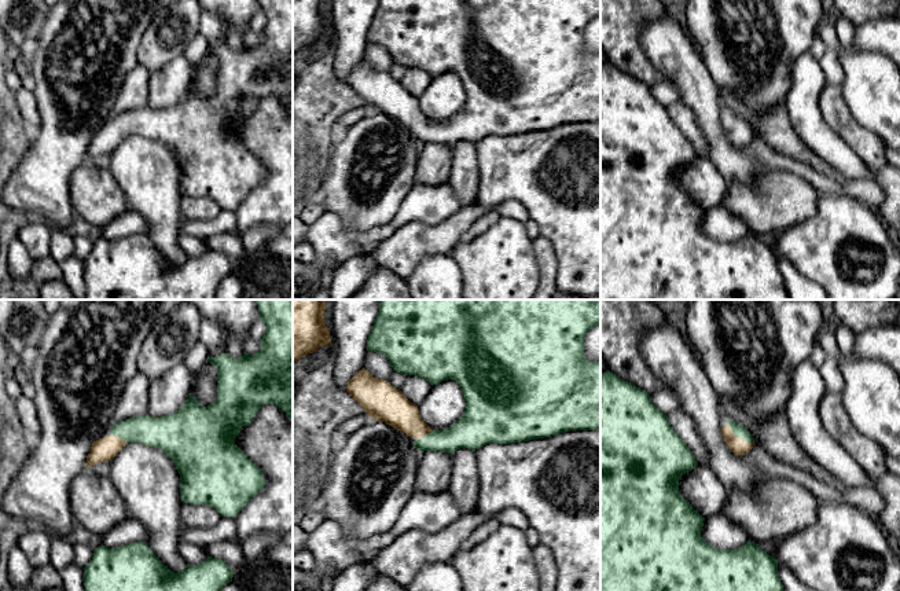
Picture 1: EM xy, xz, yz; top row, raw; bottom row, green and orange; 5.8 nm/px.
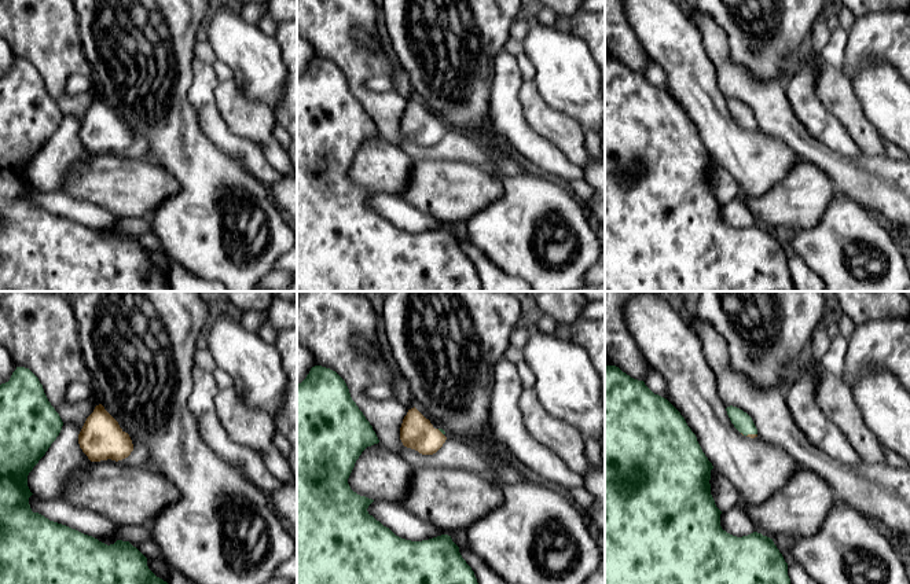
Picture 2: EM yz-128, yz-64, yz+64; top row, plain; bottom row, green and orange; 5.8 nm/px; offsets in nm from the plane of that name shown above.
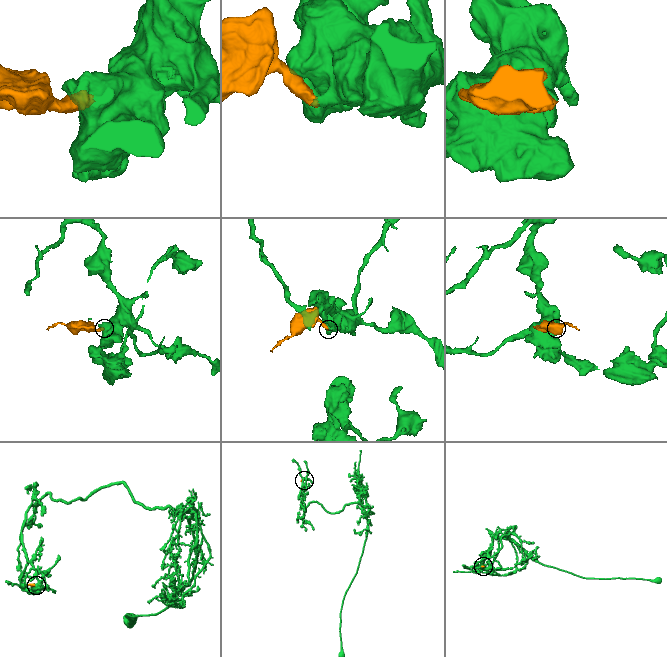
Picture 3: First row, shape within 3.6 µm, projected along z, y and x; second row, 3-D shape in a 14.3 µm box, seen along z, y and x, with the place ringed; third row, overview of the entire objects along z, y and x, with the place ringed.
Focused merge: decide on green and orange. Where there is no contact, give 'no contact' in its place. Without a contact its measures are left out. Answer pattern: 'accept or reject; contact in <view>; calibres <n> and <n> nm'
accept; contact in yz; calibres 70 and 100 nm

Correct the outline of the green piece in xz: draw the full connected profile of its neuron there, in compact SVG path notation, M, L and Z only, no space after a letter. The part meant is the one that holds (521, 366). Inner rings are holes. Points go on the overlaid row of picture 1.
M378 300L379 312L367 339L367 350L382 353L387 357L393 371L405 375L416 375L433 385L452 379L459 383L466 399L466 410L460 419L444 430L431 430L425 423L418 411L418 405L411 403L400 389L396 389L389 381L372 377L364 367L348 382L346 392L365 410L372 419L404 432L414 437L414 447L420 452L438 451L453 454L460 448L478 449L486 444L513 444L529 441L532 438L544 438L570 430L595 430L600 427L600 361L588 361L584 353L584 339L587 333L600 326L600 300Z

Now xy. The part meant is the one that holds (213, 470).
M254 300L260 320L267 326L261 349L239 359L228 353L207 357L218 371L217 400L203 407L188 396L175 414L155 418L150 414L113 425L111 434L92 443L87 456L88 469L113 458L128 444L139 443L162 449L180 474L181 502L207 504L223 517L235 517L265 485L262 471L235 444L240 427L250 425L264 404L276 404L293 419L293 300Z

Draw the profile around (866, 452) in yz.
M826 392L823 394L819 418L827 433L841 444L868 477L878 478L888 473L885 452L848 418L841 393Z

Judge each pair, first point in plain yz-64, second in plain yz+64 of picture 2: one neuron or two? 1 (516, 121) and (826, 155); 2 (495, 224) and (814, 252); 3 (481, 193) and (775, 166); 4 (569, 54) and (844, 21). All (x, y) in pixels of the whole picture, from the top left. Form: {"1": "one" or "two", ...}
{"1": "two", "2": "one", "3": "two", "4": "two"}

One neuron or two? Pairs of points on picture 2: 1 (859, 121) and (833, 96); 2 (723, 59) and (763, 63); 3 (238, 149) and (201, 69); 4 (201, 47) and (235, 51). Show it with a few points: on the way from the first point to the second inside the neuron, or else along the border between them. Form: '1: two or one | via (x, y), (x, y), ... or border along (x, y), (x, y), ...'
1: one | via (852, 116), (840, 103)
2: two | border along (722, 30), (729, 57), (758, 80)
3: one | via (217, 129), (209, 121), (202, 100), (202, 90)
4: two | border along (205, 37), (217, 58)

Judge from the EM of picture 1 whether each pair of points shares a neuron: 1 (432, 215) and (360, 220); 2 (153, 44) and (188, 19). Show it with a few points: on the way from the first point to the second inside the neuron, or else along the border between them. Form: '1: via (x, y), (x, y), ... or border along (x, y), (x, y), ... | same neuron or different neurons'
1: border along (410, 190), (389, 221), (362, 230) | different neurons
2: via (161, 41), (180, 22) | same neuron

